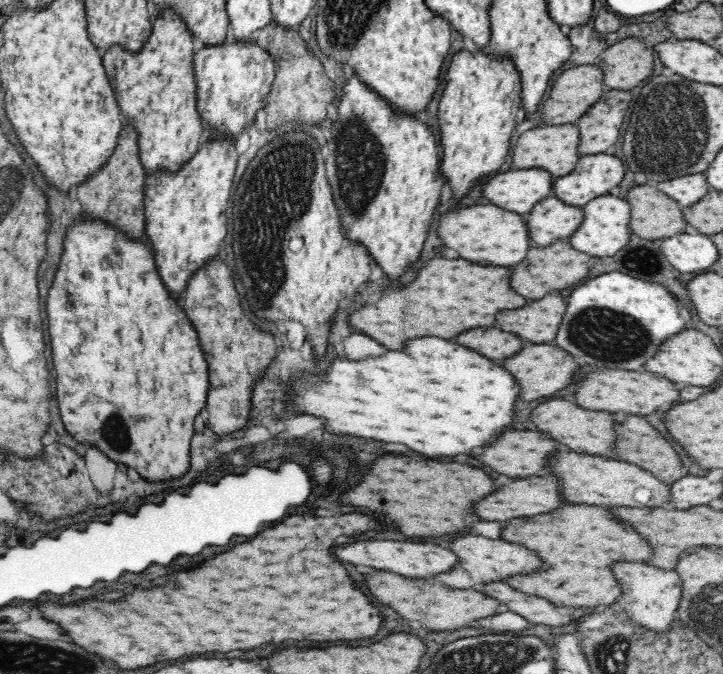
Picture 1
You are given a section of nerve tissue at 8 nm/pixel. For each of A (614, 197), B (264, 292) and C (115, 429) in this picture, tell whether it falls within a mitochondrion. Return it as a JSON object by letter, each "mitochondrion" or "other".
{"A":"other","B":"mitochondrion","C":"mitochondrion"}

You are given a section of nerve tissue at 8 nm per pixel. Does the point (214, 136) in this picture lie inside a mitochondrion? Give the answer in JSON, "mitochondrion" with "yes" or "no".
{"mitochondrion":"no"}

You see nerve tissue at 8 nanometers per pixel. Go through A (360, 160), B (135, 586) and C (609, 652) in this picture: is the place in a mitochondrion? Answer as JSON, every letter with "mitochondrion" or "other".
{"A":"mitochondrion","B":"other","C":"mitochondrion"}

